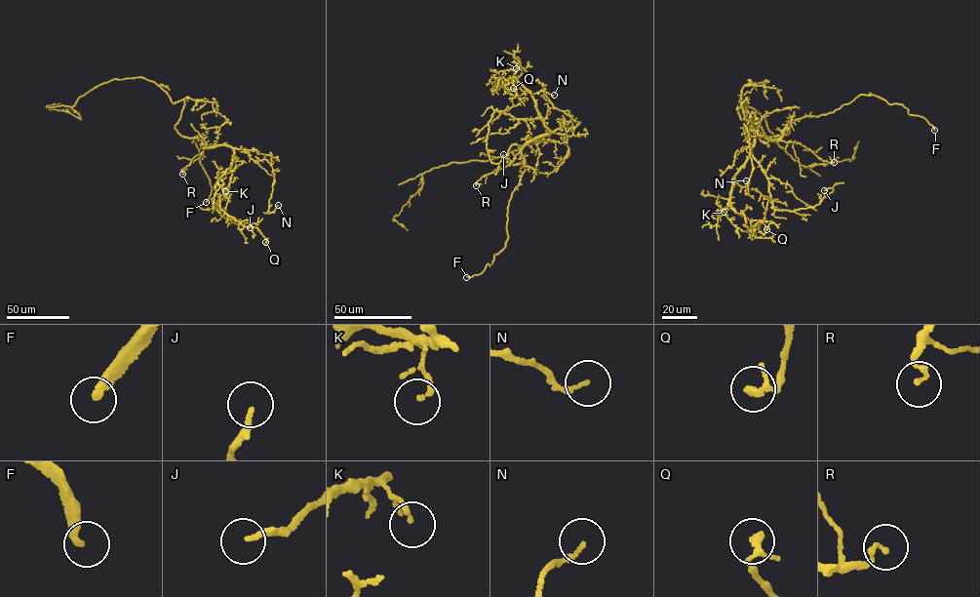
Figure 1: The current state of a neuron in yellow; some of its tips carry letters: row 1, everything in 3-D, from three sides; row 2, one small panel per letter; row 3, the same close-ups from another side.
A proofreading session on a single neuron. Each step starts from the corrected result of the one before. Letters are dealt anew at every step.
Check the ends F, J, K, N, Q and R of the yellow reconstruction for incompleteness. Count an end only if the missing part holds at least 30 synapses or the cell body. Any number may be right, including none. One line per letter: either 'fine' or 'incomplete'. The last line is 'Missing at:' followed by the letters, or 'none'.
F: incomplete
J: fine
K: fine
N: fine
Q: fine
R: incomplete
Missing at: F, R

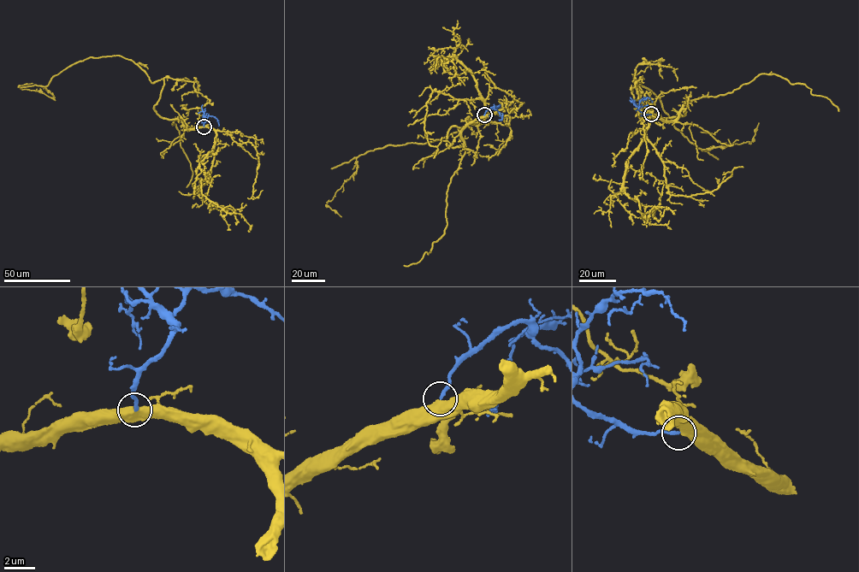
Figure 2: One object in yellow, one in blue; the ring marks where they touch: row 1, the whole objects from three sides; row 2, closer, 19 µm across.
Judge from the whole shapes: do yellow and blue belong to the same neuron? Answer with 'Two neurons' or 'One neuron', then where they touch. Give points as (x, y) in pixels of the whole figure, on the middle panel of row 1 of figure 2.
One neuron. Place: (484, 114)

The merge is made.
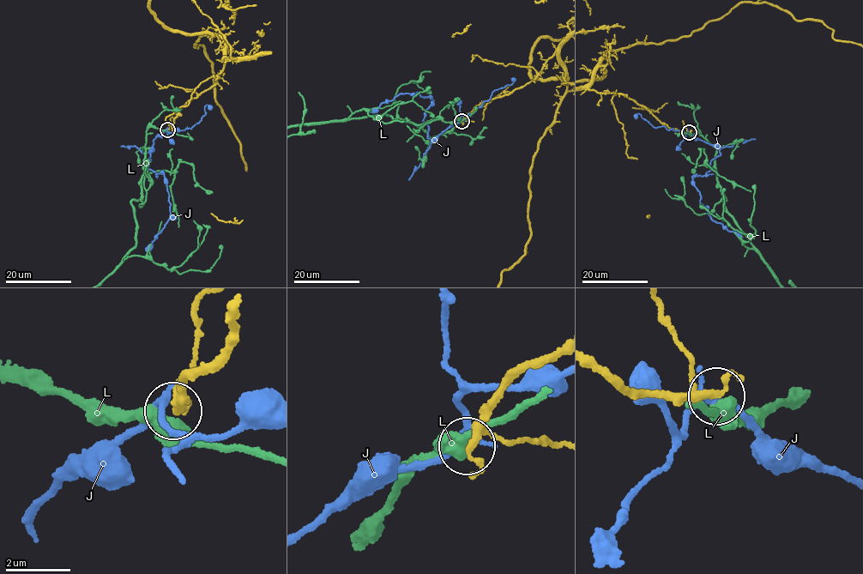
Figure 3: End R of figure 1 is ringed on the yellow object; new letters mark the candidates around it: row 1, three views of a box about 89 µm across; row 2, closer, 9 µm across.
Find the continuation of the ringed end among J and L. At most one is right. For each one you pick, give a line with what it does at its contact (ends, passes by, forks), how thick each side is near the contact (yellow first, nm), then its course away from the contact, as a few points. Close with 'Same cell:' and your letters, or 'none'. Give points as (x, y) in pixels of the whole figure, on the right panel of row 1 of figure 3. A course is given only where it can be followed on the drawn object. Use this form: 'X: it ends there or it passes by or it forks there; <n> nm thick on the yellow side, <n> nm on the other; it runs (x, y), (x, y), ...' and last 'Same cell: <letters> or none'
Same cell: none

